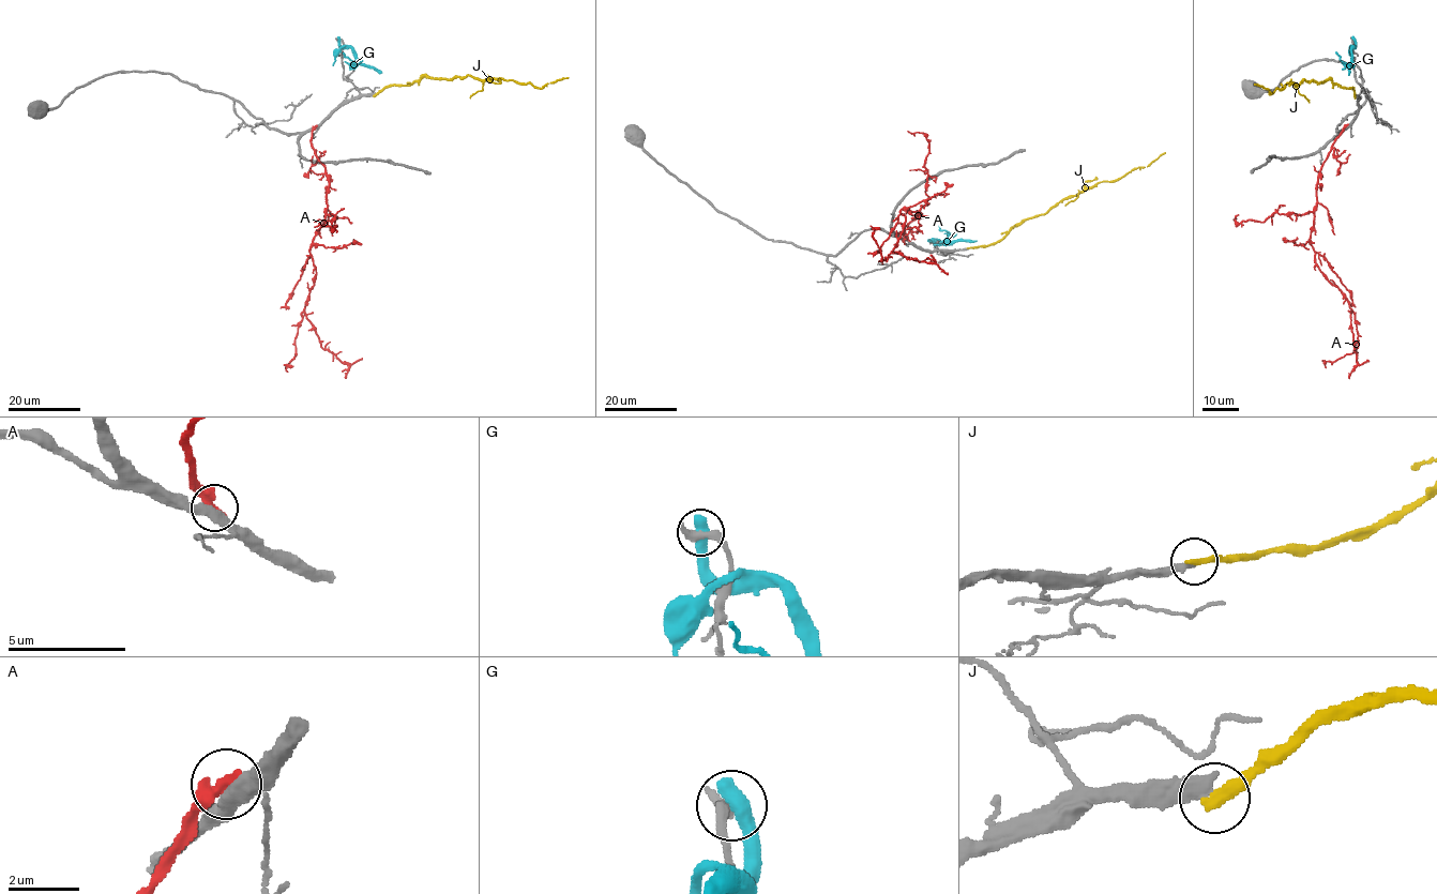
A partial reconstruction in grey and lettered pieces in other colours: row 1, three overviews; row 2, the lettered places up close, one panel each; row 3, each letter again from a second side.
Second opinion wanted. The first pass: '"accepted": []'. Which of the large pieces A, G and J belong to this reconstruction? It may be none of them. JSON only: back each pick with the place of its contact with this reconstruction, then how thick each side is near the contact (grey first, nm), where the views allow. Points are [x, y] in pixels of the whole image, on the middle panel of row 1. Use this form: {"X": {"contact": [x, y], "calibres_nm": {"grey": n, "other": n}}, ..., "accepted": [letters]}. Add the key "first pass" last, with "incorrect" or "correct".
{"accepted": [], "first pass": "correct"}

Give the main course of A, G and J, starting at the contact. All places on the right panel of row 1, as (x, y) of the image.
A: (1347, 125), (1321, 165), (1310, 244), (1319, 270), (1347, 301), (1358, 364), (1369, 361)
G: (1354, 40), (1351, 63), (1343, 63), (1335, 52)
J: (1355, 96), (1352, 89), (1330, 79), (1286, 84), (1270, 94), (1268, 89), (1254, 84)

